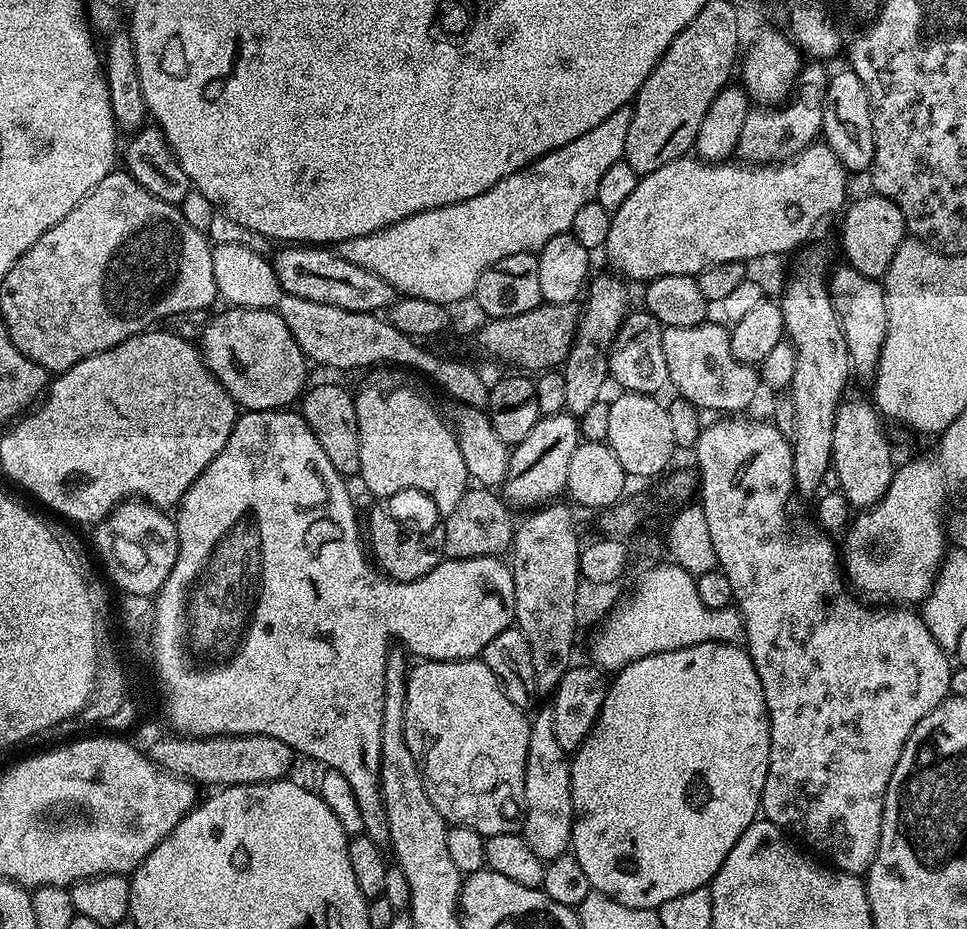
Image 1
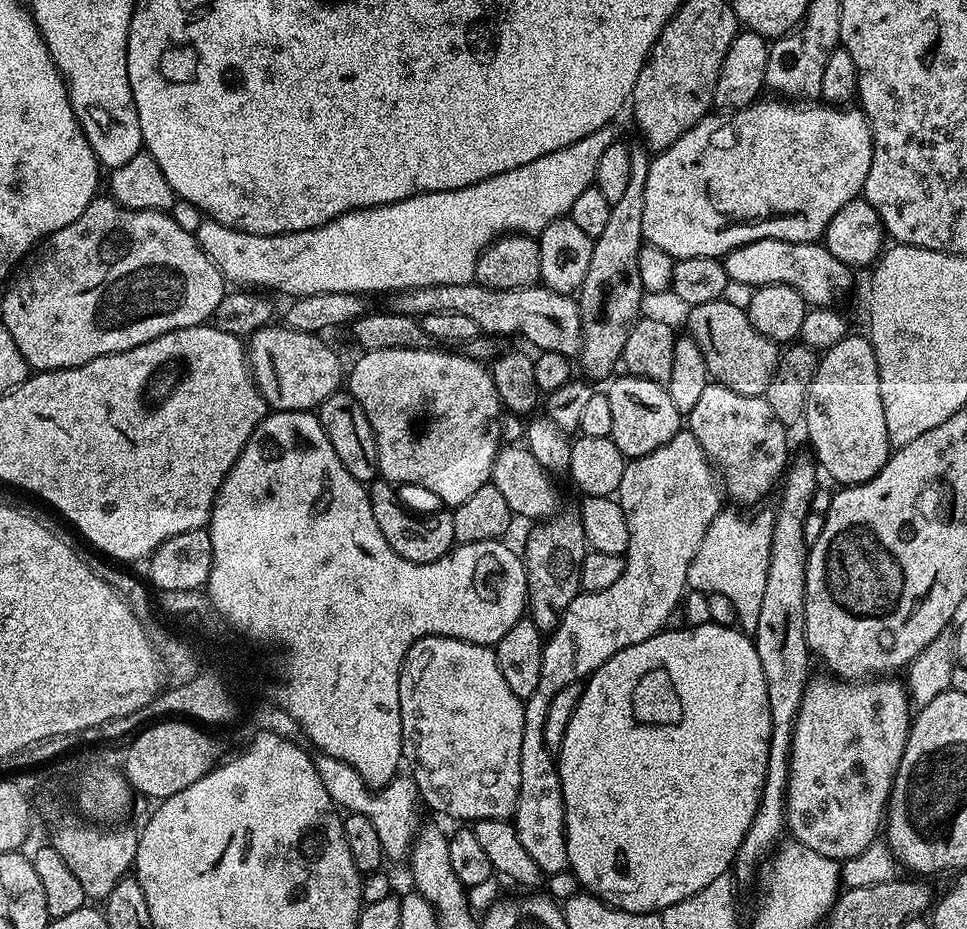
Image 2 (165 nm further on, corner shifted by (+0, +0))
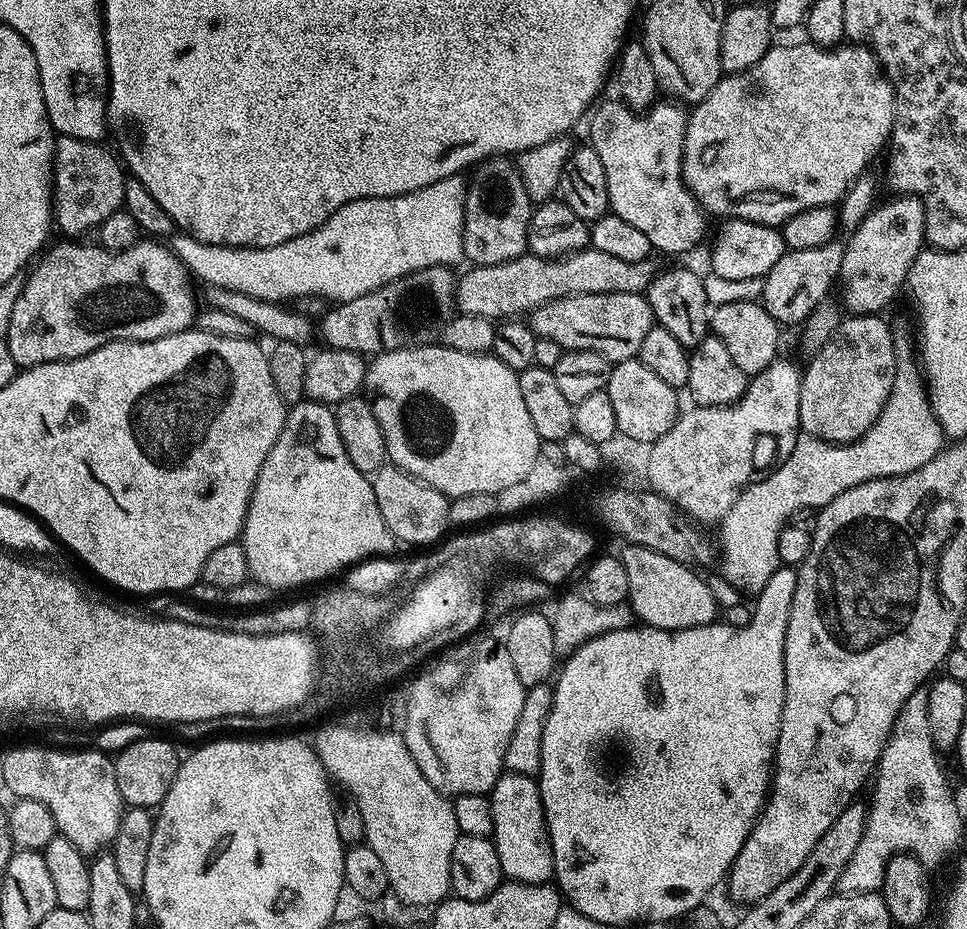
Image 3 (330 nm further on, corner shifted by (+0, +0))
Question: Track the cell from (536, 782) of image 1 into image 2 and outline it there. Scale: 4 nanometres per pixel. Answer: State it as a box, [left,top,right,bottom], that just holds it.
[514,430,722,876]

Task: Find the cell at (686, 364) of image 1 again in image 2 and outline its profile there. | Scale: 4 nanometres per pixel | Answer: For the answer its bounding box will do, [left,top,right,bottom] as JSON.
[686,298,781,396]

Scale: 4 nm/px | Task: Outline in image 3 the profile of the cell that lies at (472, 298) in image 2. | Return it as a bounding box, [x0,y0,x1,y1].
[526,293,654,362]

